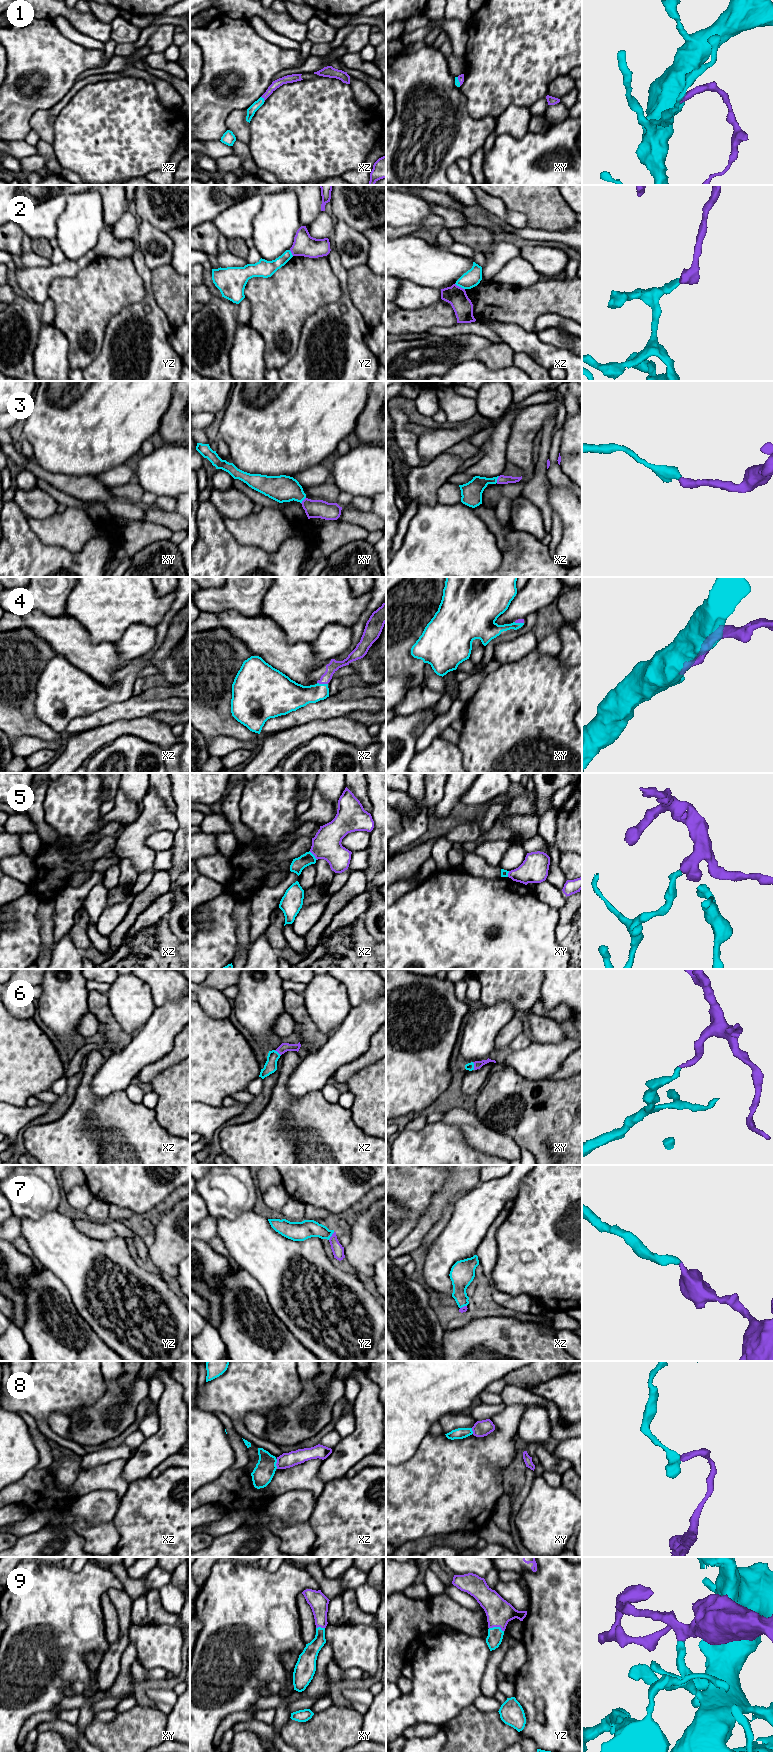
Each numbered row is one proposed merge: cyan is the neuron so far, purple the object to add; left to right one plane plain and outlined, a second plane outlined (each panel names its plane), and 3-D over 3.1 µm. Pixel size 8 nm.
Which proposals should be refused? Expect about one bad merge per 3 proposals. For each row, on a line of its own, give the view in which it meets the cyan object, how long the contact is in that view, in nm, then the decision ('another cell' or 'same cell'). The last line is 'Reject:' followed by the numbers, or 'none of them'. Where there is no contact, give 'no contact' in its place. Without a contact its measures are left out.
1: contact in xz; length 50 nm; same cell
2: contact in xz; length 90 nm; another cell
3: contact in xz; length 60 nm; same cell
4: contact in xz; length 90 nm; same cell
5: contact in xz; length 100 nm; another cell
6: contact in xy; length 70 nm; same cell
7: contact in yz; length 80 nm; same cell
8: contact in xz; length 80 nm; another cell
9: contact in yz; length 120 nm; same cell
Reject: 2, 5, 8

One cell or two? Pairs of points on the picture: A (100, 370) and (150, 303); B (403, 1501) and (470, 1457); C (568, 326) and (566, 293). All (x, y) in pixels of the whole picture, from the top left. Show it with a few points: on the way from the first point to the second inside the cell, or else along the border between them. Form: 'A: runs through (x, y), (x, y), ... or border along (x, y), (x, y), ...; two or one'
A: runs through (117, 353), (138, 331), (145, 320); one
B: runs through (420, 1497), (435, 1492), (453, 1474); one
C: border along (545, 312), (555, 312), (571, 319); two

